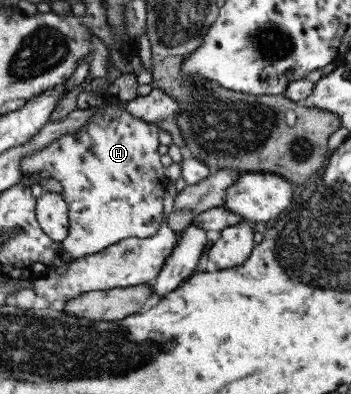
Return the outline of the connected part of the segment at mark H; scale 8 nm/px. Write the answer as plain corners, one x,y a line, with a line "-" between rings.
105,102
104,105
99,105
98,108
100,108
100,110
104,108
104,116
94,115
94,117
90,119
90,122
80,130
72,132
71,134
65,134
58,138
58,140
51,142
46,148
41,148
40,150
35,150
35,152
27,154
21,162
21,171
24,176
38,176
38,173
40,173
41,170
48,170
51,177
62,184
63,191
61,195
64,197
69,208
69,233
61,242
61,250
66,252
66,256
70,256
71,261
78,260
78,258
84,258
86,255
102,252
104,248
123,238
136,237
145,239
154,236
158,232
158,229
161,227
165,218
163,207
164,189
169,183
169,180
164,175
164,166
161,163
160,152
158,152
158,146
160,146
160,129
154,124
144,122
144,120
130,115
130,113
124,109
124,106
120,106
120,104
111,104
110,106
107,106
107,103

